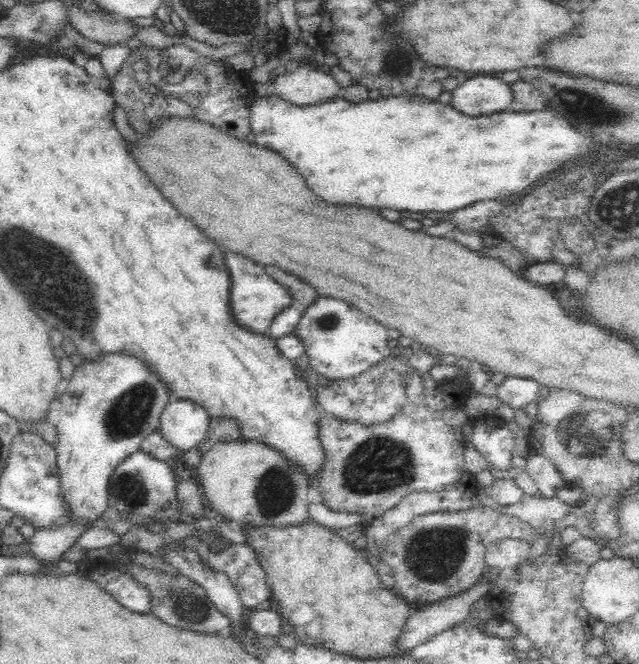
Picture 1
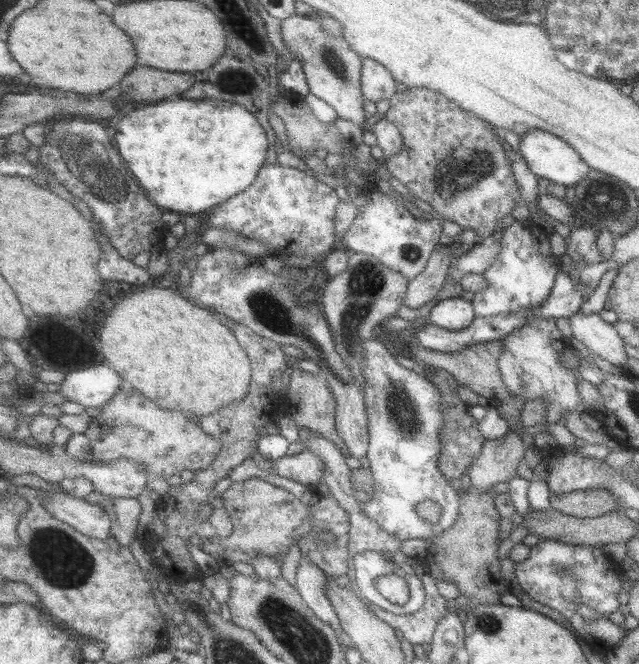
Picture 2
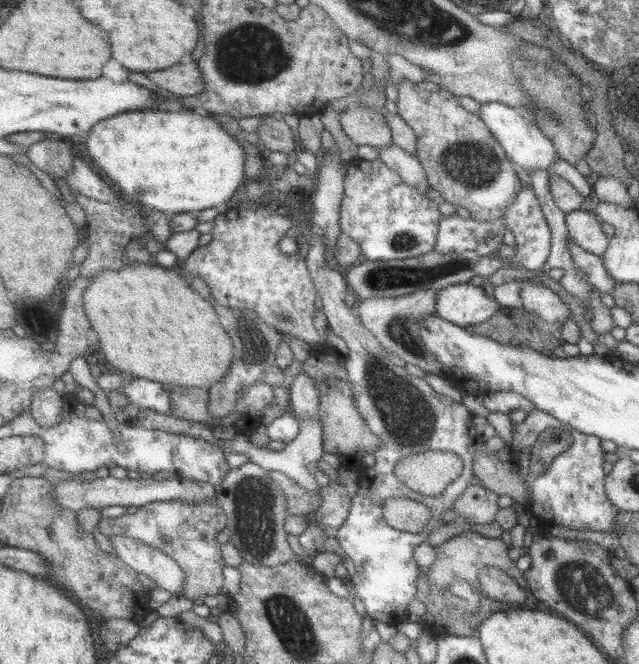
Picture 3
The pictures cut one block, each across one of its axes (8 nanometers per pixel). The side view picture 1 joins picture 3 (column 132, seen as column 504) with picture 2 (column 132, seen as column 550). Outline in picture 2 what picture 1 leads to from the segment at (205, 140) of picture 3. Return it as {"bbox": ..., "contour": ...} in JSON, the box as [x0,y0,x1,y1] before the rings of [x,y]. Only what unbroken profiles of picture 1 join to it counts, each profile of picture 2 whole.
{"bbox":[113,98,271,214],"contour":[[[169,98],[159,104],[149,102],[113,128],[117,128],[113,136],[123,160],[127,160],[153,202],[187,214],[217,208],[221,202],[247,192],[267,166],[271,146],[253,110],[223,100]]]}

